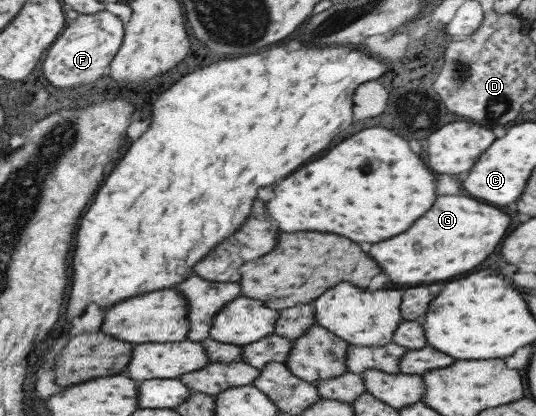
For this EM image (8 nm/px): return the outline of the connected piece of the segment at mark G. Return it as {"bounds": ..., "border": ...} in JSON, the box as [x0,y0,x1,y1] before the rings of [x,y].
{"bounds":[369,195,509,285],"border":[[[437,195],[433,205],[397,237],[383,239],[369,247],[369,257],[393,283],[417,285],[443,281],[479,265],[501,241],[509,217],[489,205],[463,195]]]}

